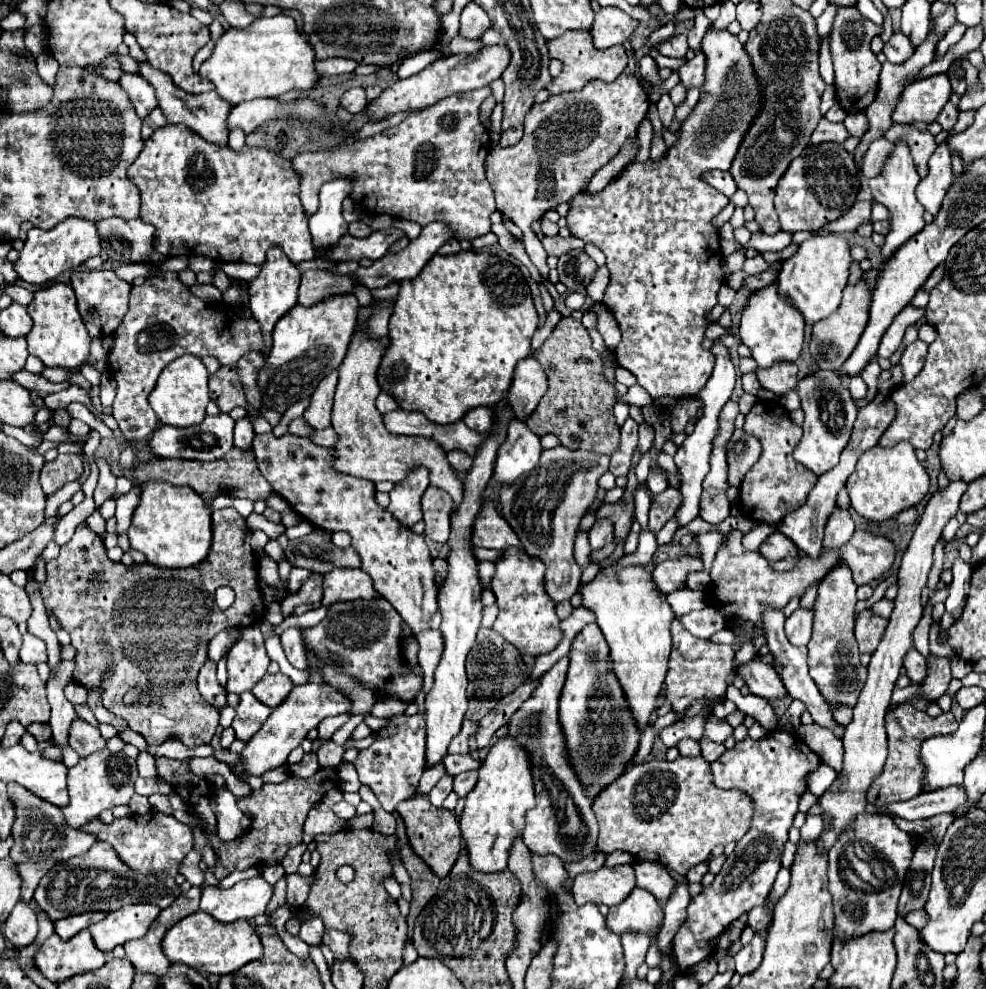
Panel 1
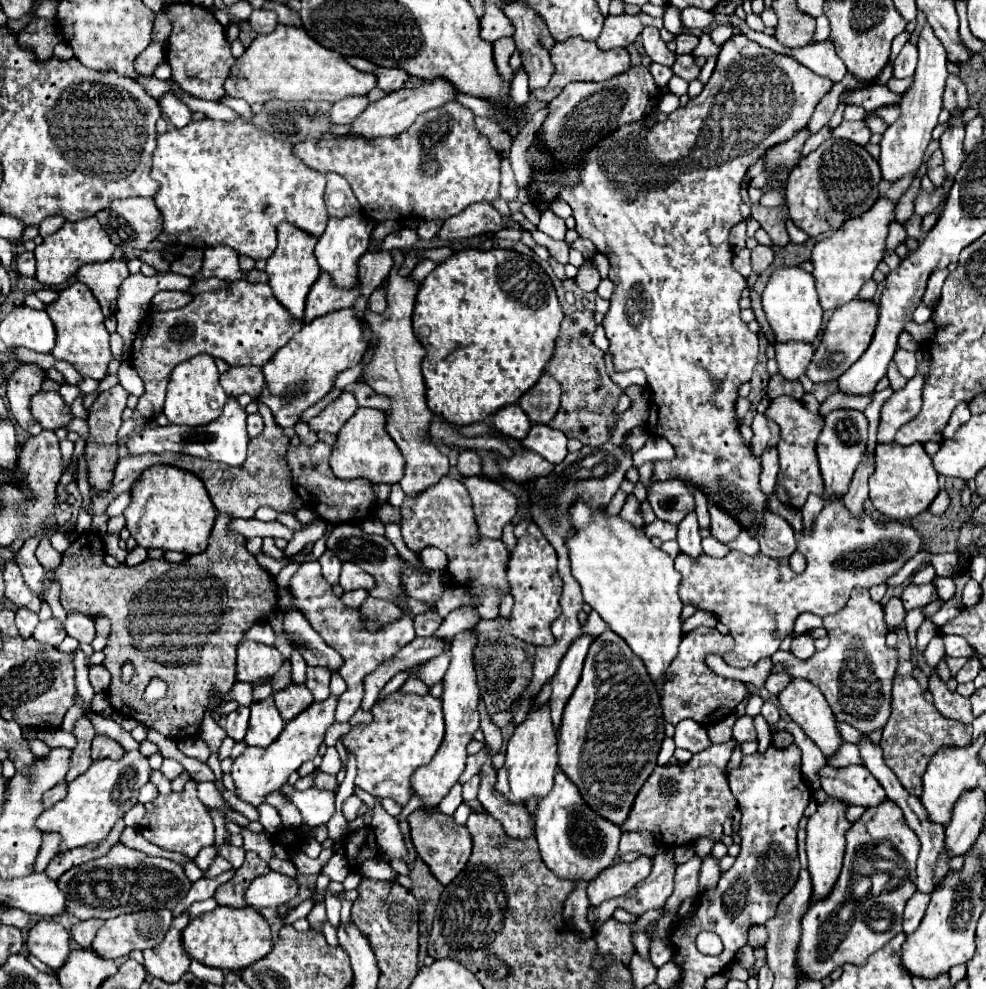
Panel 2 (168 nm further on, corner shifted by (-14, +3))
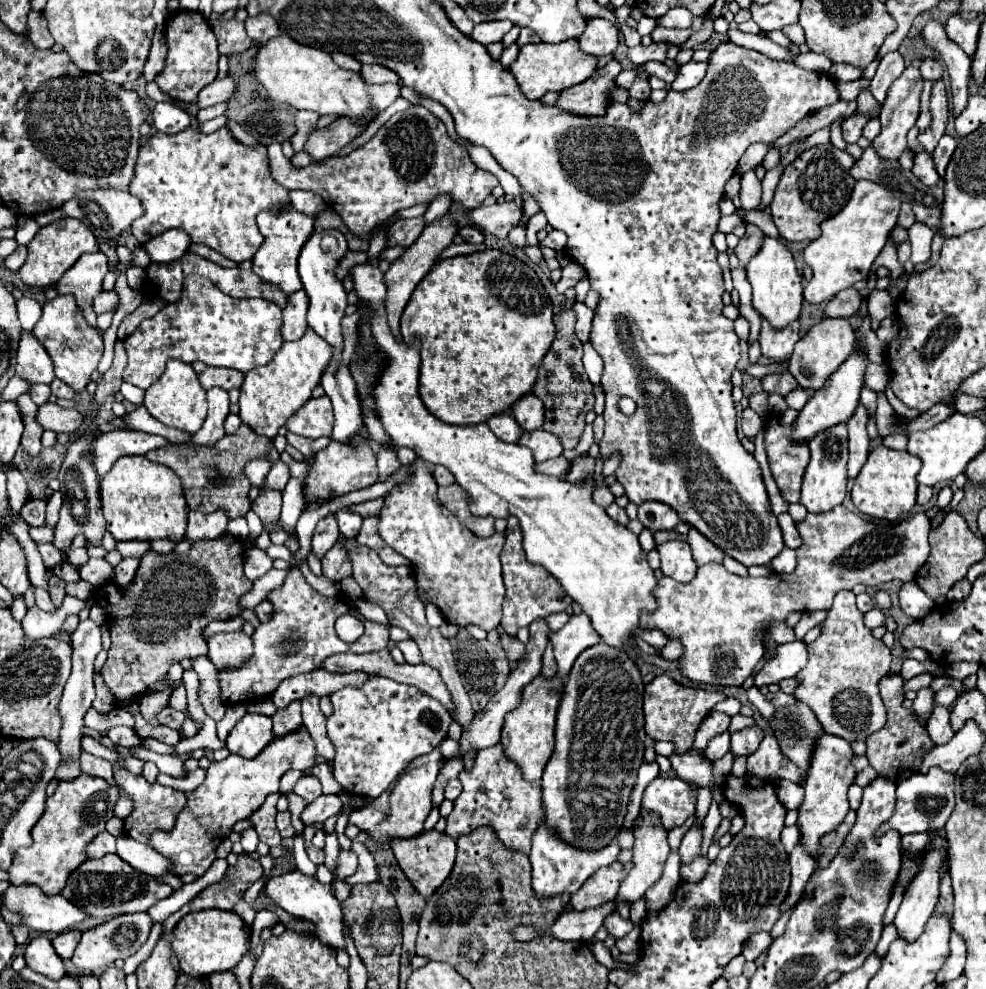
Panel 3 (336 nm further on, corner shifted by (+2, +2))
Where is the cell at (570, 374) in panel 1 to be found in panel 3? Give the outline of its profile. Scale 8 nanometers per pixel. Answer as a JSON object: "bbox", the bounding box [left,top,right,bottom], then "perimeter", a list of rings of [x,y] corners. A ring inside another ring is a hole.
{"bbox":[532,309,594,449],"perimeter":[[[564,309],[558,315],[554,315],[556,339],[548,349],[548,353],[544,355],[538,369],[538,379],[532,387],[532,393],[544,401],[546,409],[546,419],[542,429],[554,433],[564,449],[574,449],[578,445],[586,425],[584,415],[594,407],[594,387],[588,381],[588,375],[584,373],[582,367],[582,341],[574,333],[574,321],[576,315],[572,309]]]}

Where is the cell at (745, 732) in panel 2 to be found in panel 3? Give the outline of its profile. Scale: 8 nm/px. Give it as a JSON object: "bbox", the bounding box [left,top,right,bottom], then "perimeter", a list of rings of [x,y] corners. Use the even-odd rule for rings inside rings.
{"bbox":[730,725,764,755],"perimeter":[[[758,725],[750,727],[750,729],[742,729],[742,731],[730,733],[732,753],[734,755],[752,755],[758,749],[762,737],[764,737],[764,733],[762,733],[762,729]]]}

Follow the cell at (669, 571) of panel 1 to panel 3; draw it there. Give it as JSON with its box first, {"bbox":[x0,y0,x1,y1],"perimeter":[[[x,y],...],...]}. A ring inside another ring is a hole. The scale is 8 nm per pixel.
{"bbox":[640,505,930,685],"perimeter":[[[844,505],[830,509],[830,513],[808,513],[804,521],[798,523],[798,531],[802,538],[798,553],[798,565],[794,573],[784,575],[770,571],[766,577],[740,577],[724,569],[724,565],[702,565],[698,567],[696,577],[690,583],[672,581],[672,577],[664,577],[656,585],[656,597],[660,601],[660,609],[652,615],[644,615],[640,619],[644,629],[662,629],[668,639],[680,639],[684,645],[684,653],[680,657],[682,673],[692,681],[702,681],[708,685],[742,685],[758,661],[764,655],[764,625],[768,621],[784,621],[790,613],[810,613],[810,611],[828,611],[832,607],[832,597],[840,589],[852,589],[858,583],[864,585],[880,585],[884,581],[900,579],[912,581],[918,569],[924,565],[930,553],[928,533],[930,519],[924,513],[916,513],[904,521],[900,521],[900,547],[898,547],[898,531],[894,527],[876,525],[872,521],[862,519],[860,515],[848,511]]]}

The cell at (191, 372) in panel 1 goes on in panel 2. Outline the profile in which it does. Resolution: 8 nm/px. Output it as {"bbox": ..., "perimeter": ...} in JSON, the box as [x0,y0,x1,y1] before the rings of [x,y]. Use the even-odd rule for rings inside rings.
{"bbox":[162,356,226,426],"perimeter":[[[194,356],[192,360],[186,360],[178,364],[172,372],[172,380],[166,390],[166,402],[162,412],[168,416],[170,424],[186,424],[186,426],[204,426],[214,422],[224,404],[226,404],[226,392],[222,390],[218,382],[218,368],[214,364],[212,356]]]}

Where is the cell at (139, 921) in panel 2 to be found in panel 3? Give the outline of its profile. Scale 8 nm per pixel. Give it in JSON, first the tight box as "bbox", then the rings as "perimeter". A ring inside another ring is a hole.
{"bbox":[72,913,152,971],"perimeter":[[[128,913],[128,915],[114,917],[106,923],[100,923],[82,933],[82,939],[72,955],[72,963],[80,971],[96,971],[96,969],[108,967],[116,959],[126,959],[126,957],[134,955],[146,943],[150,927],[152,927],[152,919],[148,913]]]}

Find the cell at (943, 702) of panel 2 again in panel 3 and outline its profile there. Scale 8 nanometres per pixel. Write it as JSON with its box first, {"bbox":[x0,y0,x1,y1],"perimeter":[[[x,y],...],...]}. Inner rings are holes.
{"bbox":[926,703,954,745],"perimeter":[[[934,703],[934,709],[926,721],[926,729],[936,745],[944,745],[946,741],[950,741],[954,737],[954,729],[950,725],[950,709]]]}

